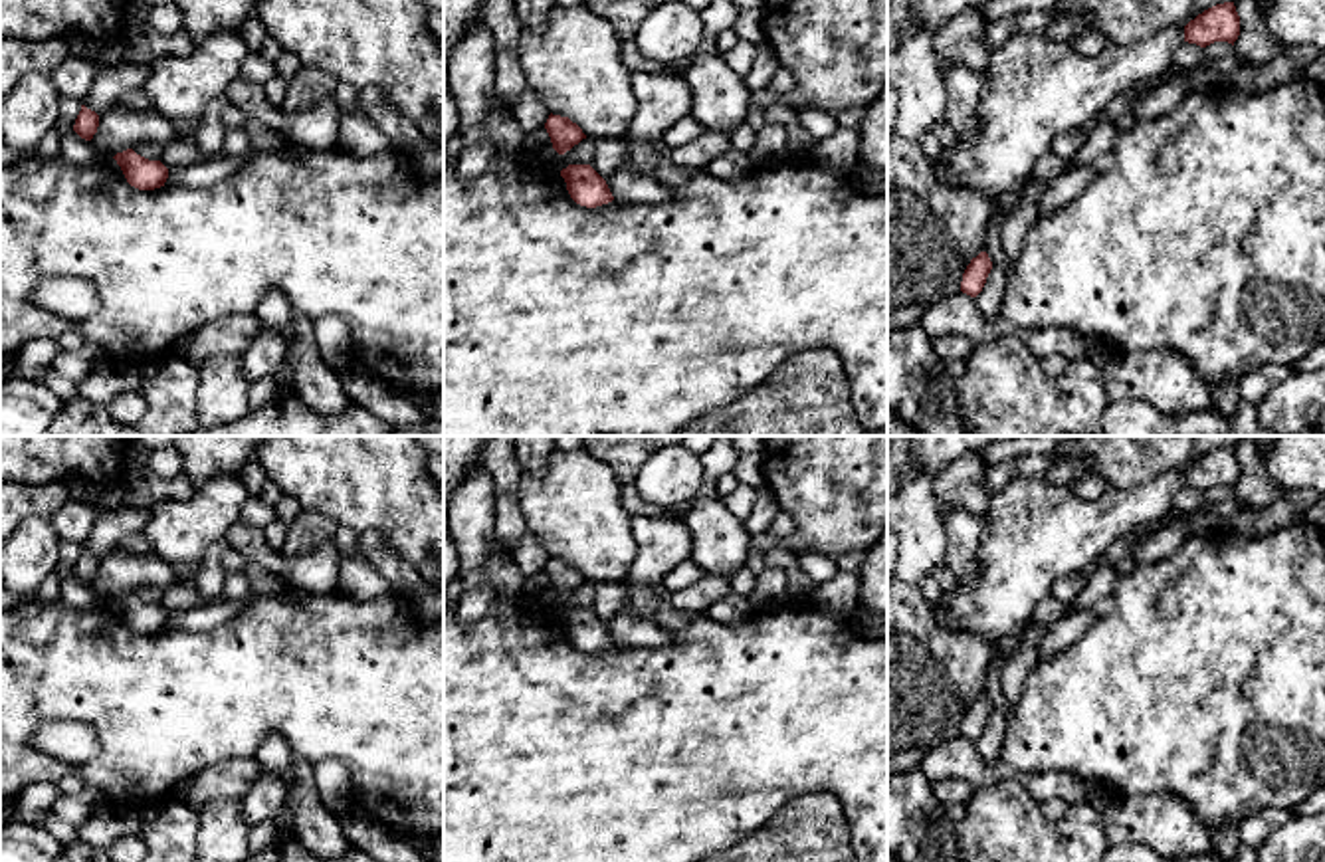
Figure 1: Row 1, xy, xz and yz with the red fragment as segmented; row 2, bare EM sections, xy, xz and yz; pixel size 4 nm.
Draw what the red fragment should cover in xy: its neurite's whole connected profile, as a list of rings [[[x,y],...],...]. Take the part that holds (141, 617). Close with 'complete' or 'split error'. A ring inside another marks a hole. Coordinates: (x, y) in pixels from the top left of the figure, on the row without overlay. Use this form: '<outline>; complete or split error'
[[[133,593],[117,596],[113,602],[121,610],[127,626],[139,634],[160,632],[168,622],[168,612],[160,604],[149,604]]]; complete

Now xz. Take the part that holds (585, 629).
[[[568,608],[561,614],[570,642],[586,652],[614,644],[606,624],[590,608]]]; complete

